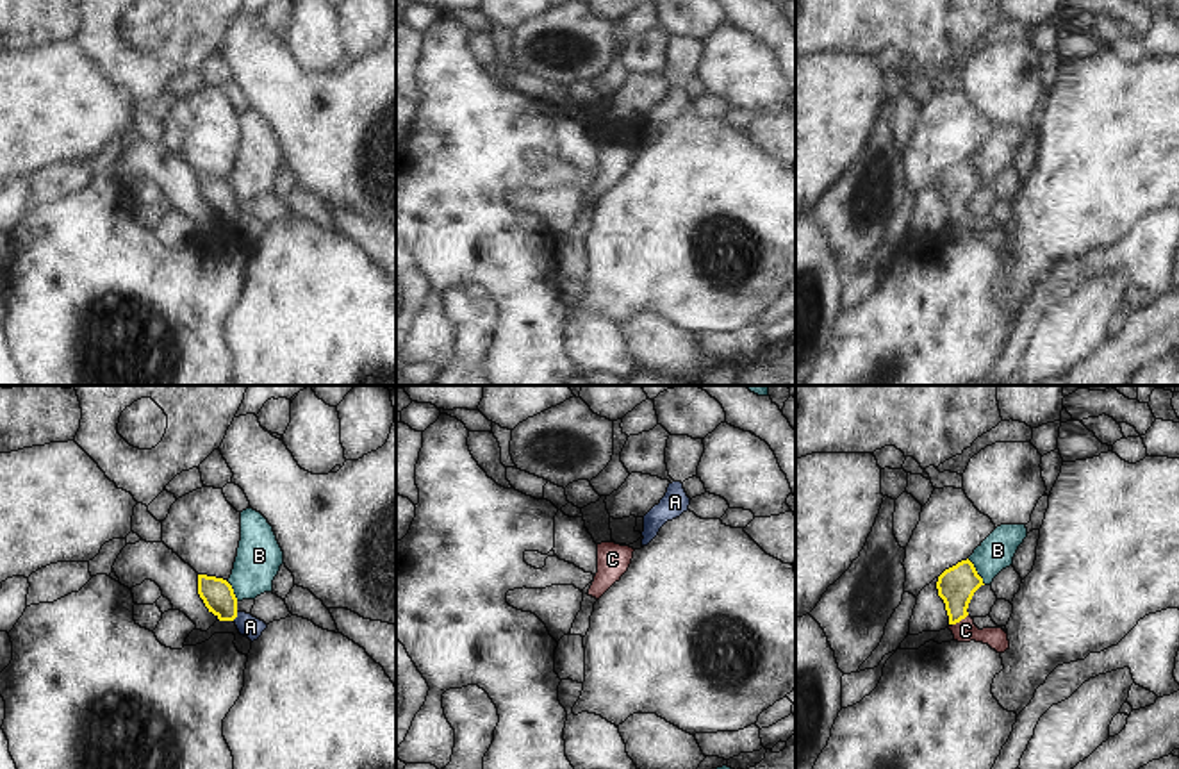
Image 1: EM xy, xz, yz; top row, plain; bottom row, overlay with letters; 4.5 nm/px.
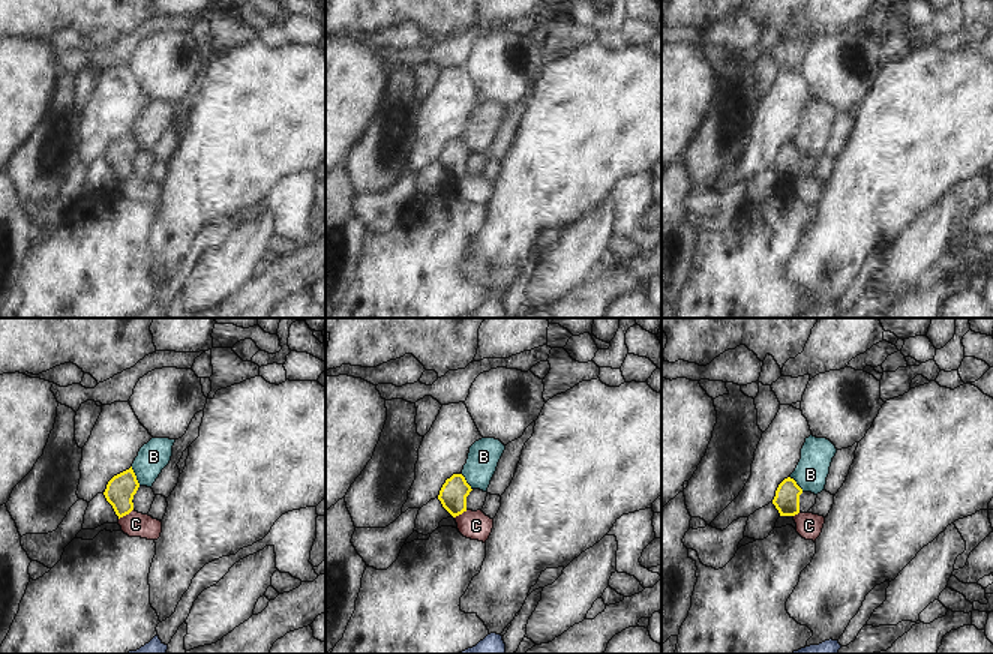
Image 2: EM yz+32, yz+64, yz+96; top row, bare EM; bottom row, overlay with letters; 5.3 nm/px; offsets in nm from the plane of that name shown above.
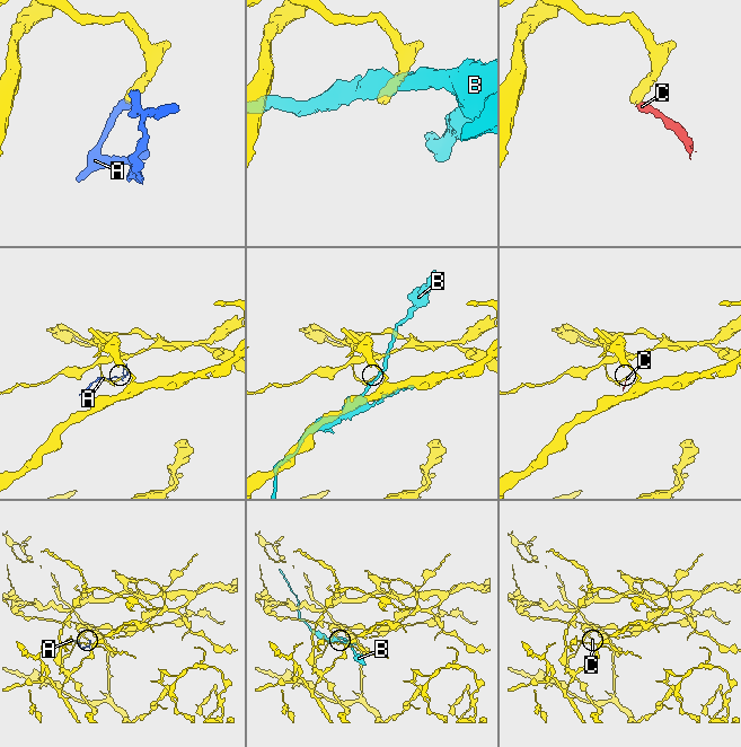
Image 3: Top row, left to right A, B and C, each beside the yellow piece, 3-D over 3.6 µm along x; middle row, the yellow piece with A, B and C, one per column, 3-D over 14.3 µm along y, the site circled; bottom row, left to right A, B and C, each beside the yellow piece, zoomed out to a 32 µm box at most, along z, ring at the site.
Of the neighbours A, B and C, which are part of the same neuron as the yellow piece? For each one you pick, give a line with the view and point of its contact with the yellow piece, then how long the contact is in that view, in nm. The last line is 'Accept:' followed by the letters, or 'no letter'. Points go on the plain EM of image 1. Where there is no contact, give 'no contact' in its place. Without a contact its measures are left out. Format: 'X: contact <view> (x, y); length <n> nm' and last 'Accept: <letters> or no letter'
Accept: no letter

